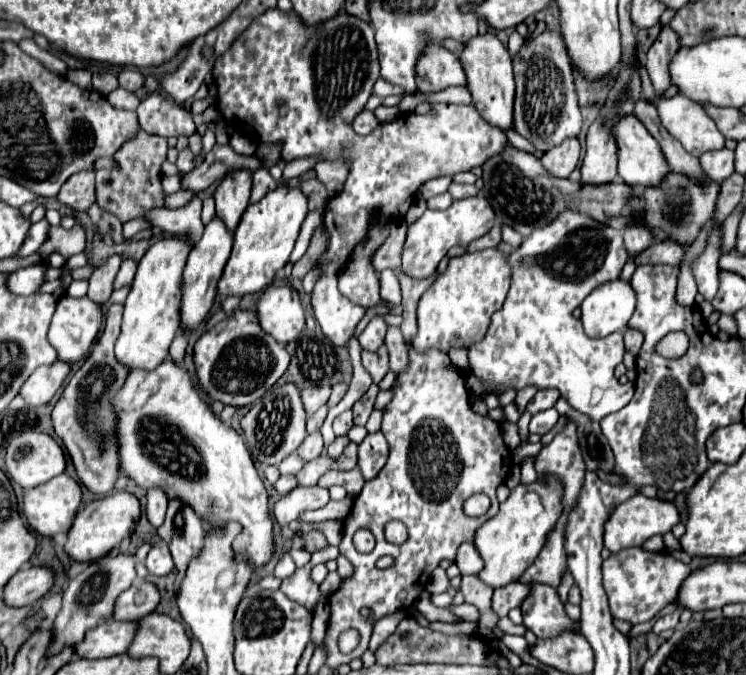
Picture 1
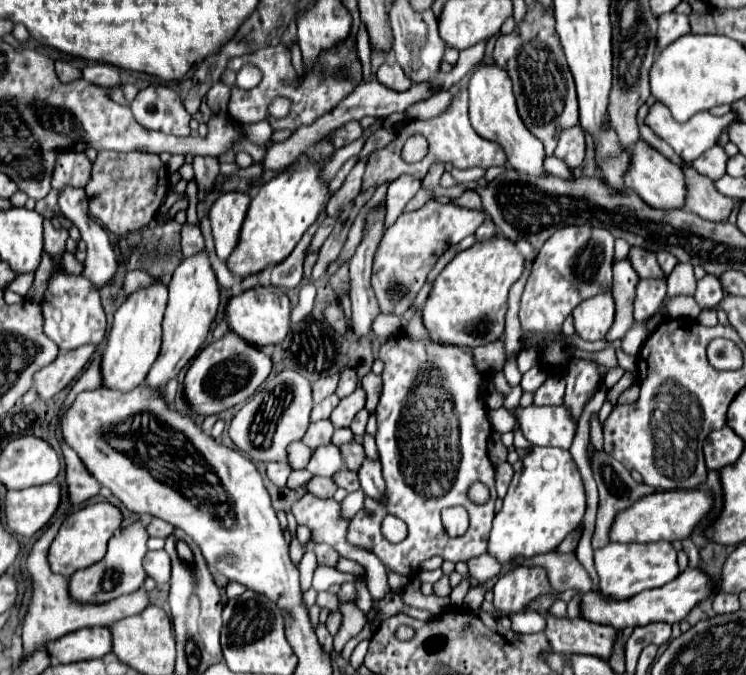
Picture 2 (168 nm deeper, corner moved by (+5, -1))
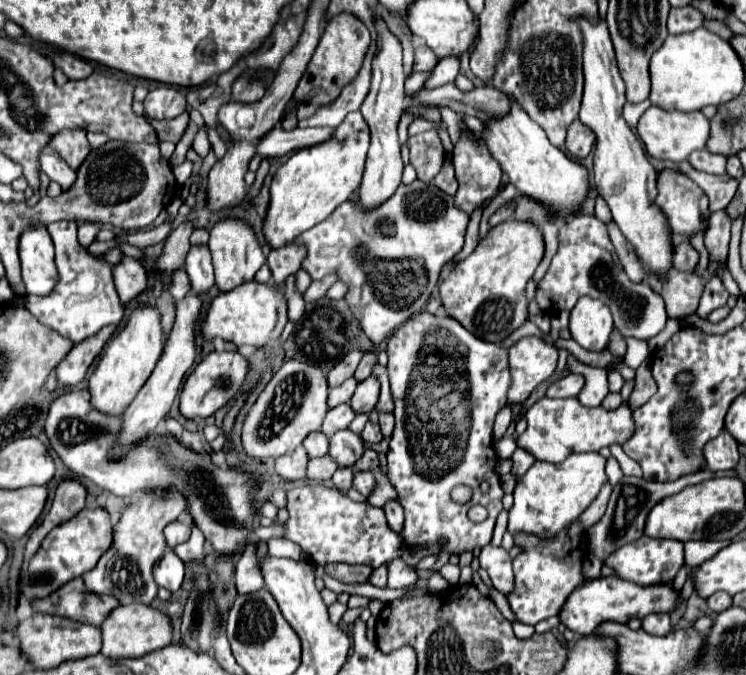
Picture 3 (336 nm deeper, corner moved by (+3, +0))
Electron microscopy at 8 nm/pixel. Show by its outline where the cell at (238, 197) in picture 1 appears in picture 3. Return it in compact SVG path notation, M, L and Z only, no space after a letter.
M227 218L215 224L209 238L209 250L213 254L213 266L215 266L215 282L221 292L229 292L245 282L251 282L257 274L257 270L265 264L265 256L259 248L259 242L251 230L251 226L243 220Z

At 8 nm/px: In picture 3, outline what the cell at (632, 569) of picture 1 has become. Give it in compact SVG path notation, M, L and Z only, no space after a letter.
M641 536L639 540L631 542L631 544L625 544L617 552L613 552L605 560L605 564L611 566L619 578L631 580L631 582L641 584L641 586L659 584L659 582L661 584L669 584L675 578L675 574L679 572L679 568L683 566L683 542Z

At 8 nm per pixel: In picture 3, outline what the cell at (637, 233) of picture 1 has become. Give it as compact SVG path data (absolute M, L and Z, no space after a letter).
M669 270L667 280L659 280L657 276L649 276L647 284L661 294L667 306L669 318L683 318L689 316L697 310L699 298L703 294L703 288L707 284L707 278L701 274L691 274L691 272L679 272L679 270Z

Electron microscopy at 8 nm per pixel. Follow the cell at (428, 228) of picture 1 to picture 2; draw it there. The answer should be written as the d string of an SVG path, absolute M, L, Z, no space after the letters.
M427 201L413 213L401 213L393 227L387 229L373 261L371 283L381 311L393 315L405 313L417 291L423 287L427 273L433 269L439 255L449 245L455 245L461 239L473 235L483 221L485 213L481 209L467 209L453 203L441 205L437 201Z

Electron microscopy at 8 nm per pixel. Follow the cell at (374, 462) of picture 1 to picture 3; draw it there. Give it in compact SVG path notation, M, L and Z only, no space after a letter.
M389 502L389 504L383 506L383 510L385 510L385 514L387 514L387 522L389 522L391 530L393 530L395 534L401 534L401 522L405 520L401 504L399 504L399 502Z

